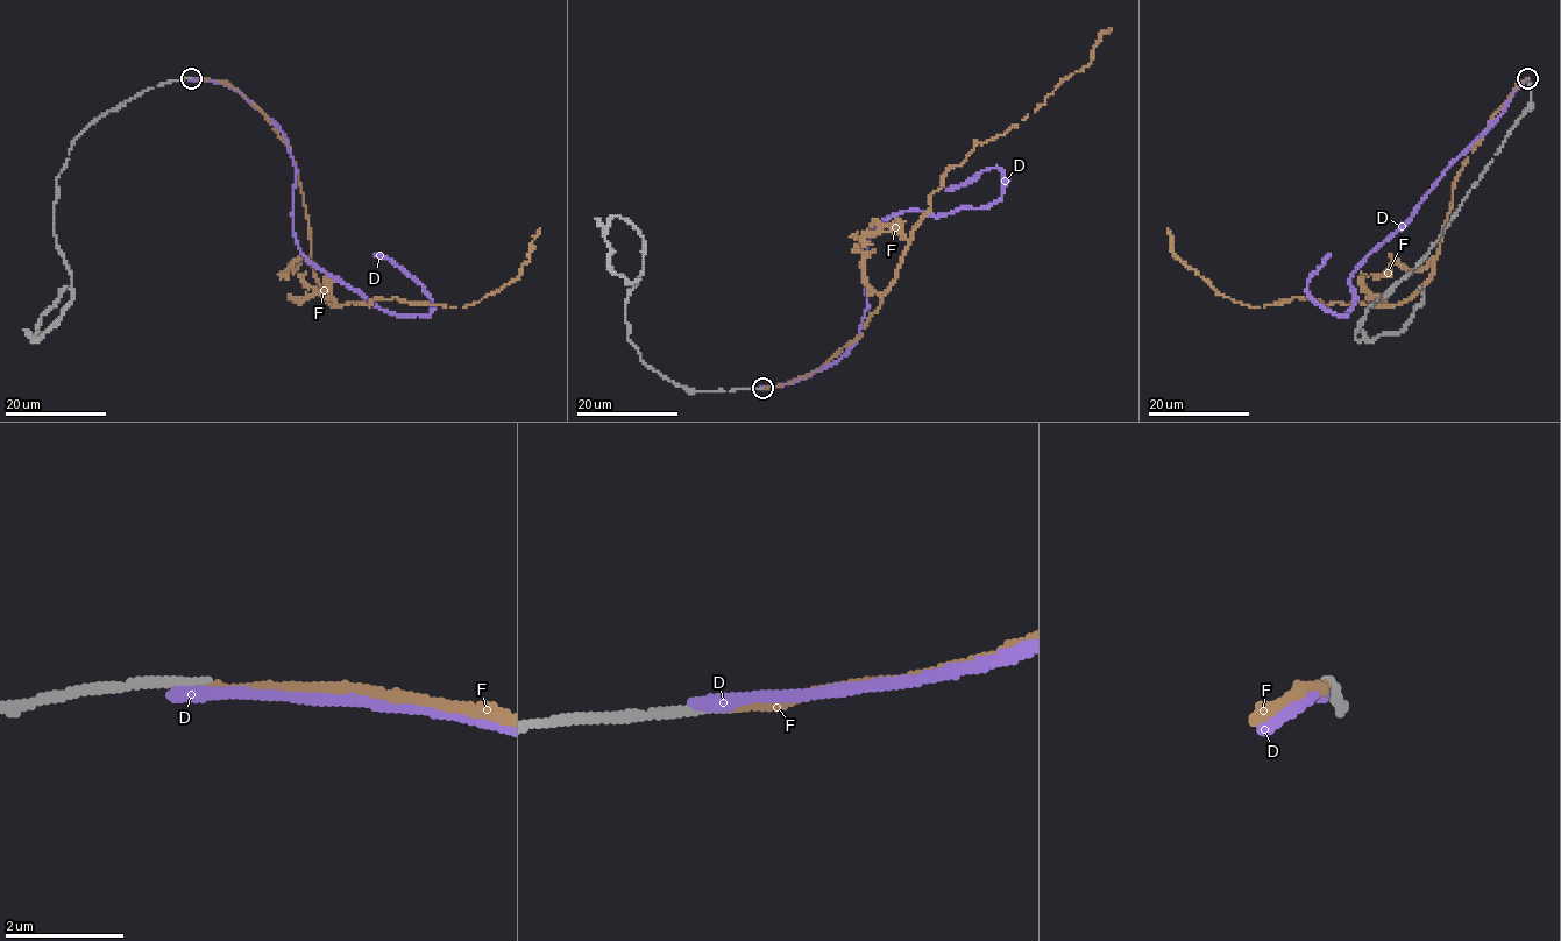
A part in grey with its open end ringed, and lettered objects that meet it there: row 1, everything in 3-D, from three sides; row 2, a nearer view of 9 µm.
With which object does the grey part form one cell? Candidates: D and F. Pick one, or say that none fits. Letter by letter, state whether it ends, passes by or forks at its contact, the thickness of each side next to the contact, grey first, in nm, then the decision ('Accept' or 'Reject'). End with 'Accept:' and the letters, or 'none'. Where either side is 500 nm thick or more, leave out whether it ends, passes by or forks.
D: It ends there. Thickness 170 nm (grey) against 240 nm. Reject
F: It ends there. Thickness 160 nm (grey) against 130 nm. Accept
Accept: F

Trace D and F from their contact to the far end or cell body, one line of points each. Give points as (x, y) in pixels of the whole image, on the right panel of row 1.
D: (1527, 78), (1416, 212), (1350, 274), (1355, 294), (1347, 315), (1319, 306), (1306, 289), (1329, 254)
F: (1527, 78), (1492, 117), (1454, 183), (1432, 274), (1393, 305), (1234, 302), (1171, 253), (1168, 228)

